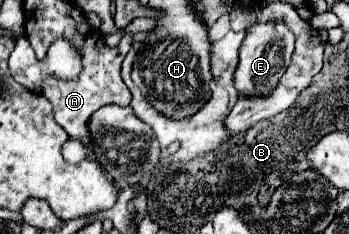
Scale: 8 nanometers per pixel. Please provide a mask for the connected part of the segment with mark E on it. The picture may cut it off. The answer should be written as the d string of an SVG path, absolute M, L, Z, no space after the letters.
M283 21L255 23L247 29L239 49L239 67L235 71L235 87L241 95L267 95L279 83L295 49L295 35Z

